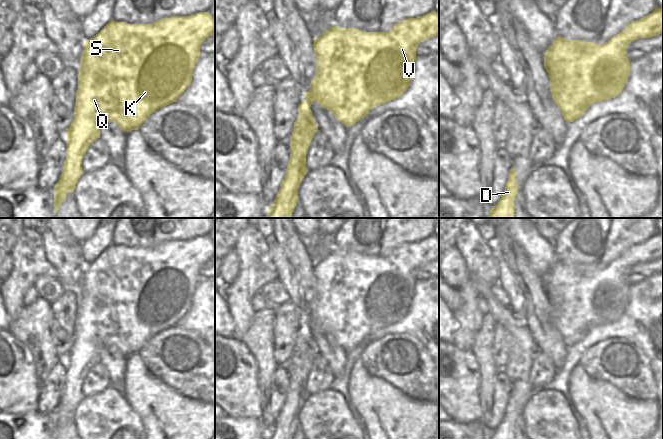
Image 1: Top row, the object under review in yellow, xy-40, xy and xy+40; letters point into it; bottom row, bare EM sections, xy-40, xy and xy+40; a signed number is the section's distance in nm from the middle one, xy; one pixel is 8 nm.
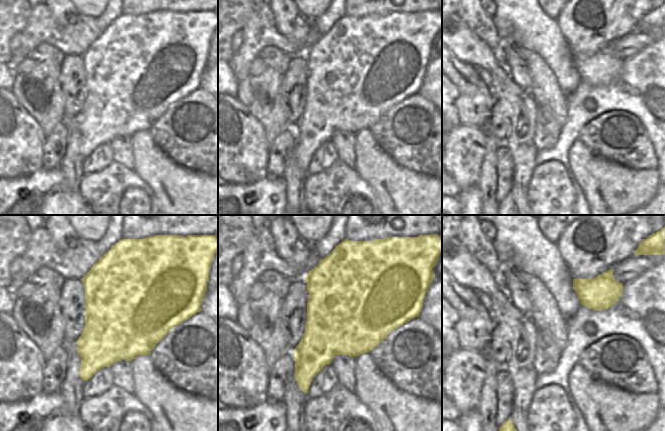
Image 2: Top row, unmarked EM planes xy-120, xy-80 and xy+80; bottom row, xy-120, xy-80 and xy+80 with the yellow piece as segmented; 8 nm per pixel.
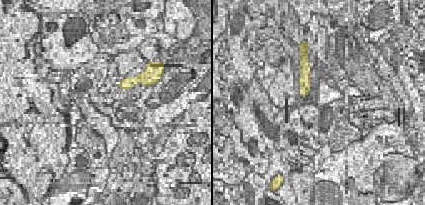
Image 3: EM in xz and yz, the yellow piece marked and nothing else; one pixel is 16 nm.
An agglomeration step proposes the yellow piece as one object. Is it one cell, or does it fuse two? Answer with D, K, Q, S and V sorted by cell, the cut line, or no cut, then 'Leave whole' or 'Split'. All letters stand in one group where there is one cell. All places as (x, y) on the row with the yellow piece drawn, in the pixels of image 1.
Groups: D K Q S V. No split. Leave whole

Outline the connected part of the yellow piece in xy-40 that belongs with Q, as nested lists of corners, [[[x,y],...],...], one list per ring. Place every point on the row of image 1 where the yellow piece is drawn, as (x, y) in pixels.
[[[209,12],[191,16],[171,16],[153,24],[129,24],[112,20],[93,38],[84,42],[80,59],[78,89],[74,119],[66,133],[66,159],[60,179],[54,187],[54,215],[69,192],[74,192],[82,175],[82,159],[88,147],[100,138],[103,122],[115,122],[123,132],[138,130],[142,123],[156,110],[173,102],[188,88],[194,67],[200,57],[200,45],[215,33],[215,20]]]

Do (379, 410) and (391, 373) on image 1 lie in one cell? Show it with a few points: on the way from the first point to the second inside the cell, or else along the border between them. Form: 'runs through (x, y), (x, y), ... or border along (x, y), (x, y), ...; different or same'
border along (367, 371), (371, 375), (384, 379), (407, 396); different

